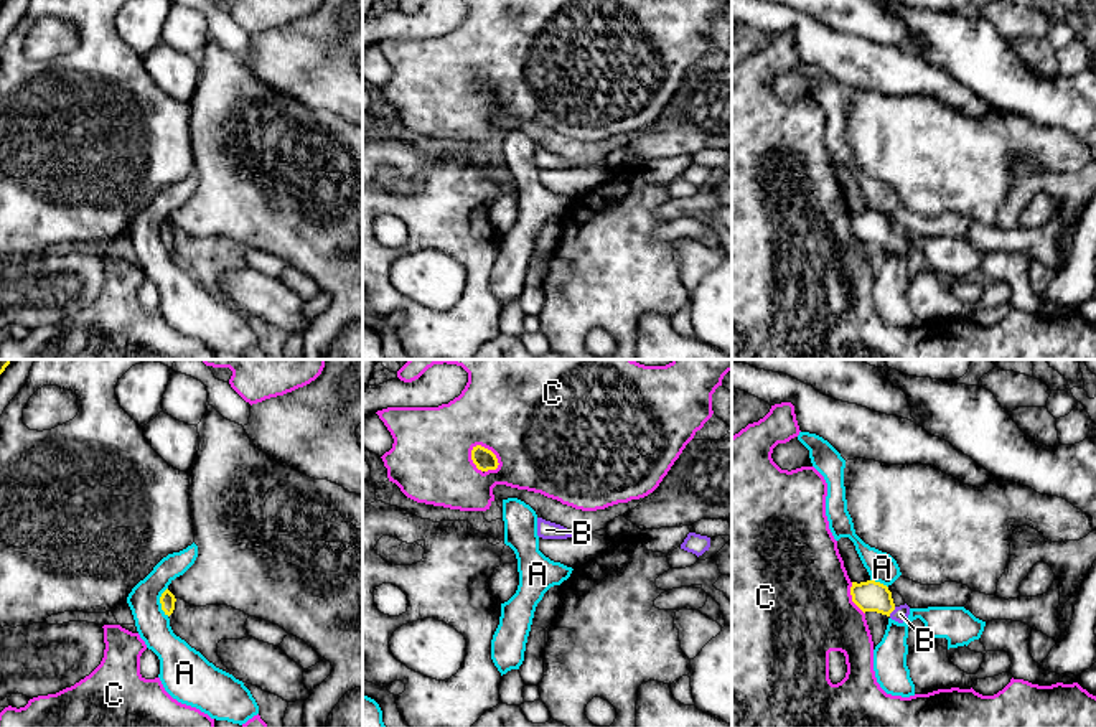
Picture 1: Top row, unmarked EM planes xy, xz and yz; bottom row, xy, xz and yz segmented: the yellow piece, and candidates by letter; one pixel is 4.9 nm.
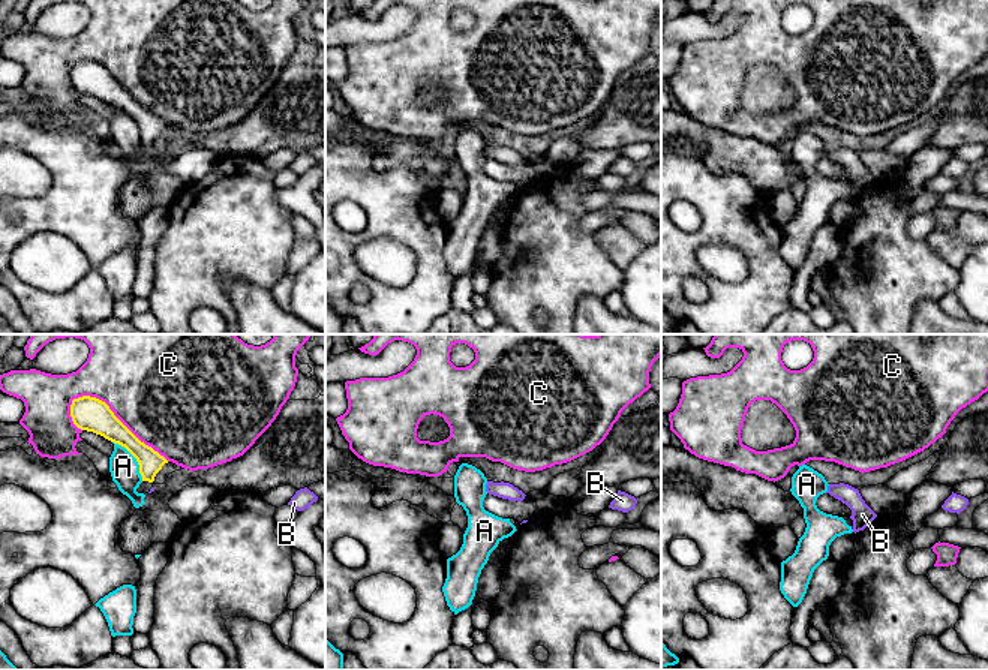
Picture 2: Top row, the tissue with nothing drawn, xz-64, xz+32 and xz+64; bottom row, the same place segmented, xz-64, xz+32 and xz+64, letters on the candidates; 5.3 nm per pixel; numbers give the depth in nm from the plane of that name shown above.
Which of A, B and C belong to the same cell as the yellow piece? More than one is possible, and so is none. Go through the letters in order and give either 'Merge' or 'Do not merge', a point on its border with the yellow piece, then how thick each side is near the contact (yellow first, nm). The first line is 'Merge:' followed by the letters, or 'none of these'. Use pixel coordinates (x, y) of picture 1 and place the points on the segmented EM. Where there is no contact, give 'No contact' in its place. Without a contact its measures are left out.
Merge: B
A: Do not merge. Touches yellow at xy (160, 602). Thickness 70 nm (yellow) against 160 nm
B: Merge. Touches yellow at yz (892, 610). Thickness 150 nm (yellow) against 80 nm
C: Do not merge. Touches yellow at xz (487, 449). Thickness 100 nm (yellow) against 500 nm

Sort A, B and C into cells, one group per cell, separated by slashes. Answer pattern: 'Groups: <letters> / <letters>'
Groups: A / B / C

